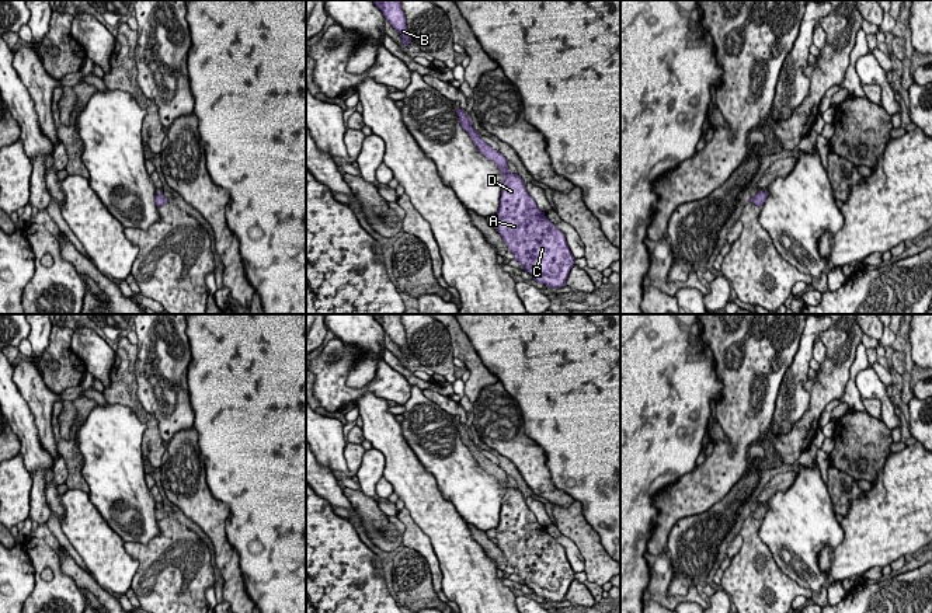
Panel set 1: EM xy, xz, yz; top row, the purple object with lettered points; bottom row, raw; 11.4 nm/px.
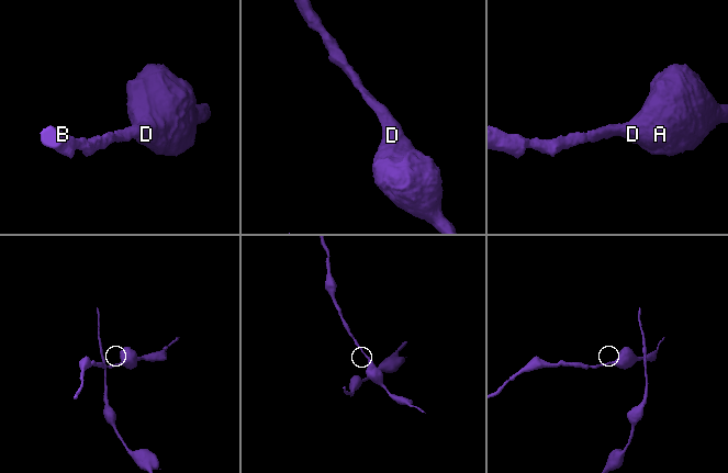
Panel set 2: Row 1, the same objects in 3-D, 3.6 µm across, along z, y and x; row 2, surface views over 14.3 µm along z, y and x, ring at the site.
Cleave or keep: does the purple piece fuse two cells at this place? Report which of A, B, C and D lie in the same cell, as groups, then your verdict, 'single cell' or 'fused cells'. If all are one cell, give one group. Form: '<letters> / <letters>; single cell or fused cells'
A B C D; single cell

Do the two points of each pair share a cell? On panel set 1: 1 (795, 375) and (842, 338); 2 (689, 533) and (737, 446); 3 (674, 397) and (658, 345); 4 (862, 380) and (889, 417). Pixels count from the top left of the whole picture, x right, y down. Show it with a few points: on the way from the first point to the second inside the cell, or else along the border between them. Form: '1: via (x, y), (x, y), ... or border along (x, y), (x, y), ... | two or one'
1: border along (809, 378), (804, 383), (809, 393), (806, 410) | two
2: border along (727, 494), (705, 511), (682, 516), (671, 529) | two
3: via (661, 385), (658, 382), (658, 358) | one
4: via (872, 387), (886, 401), (887, 407) | one

